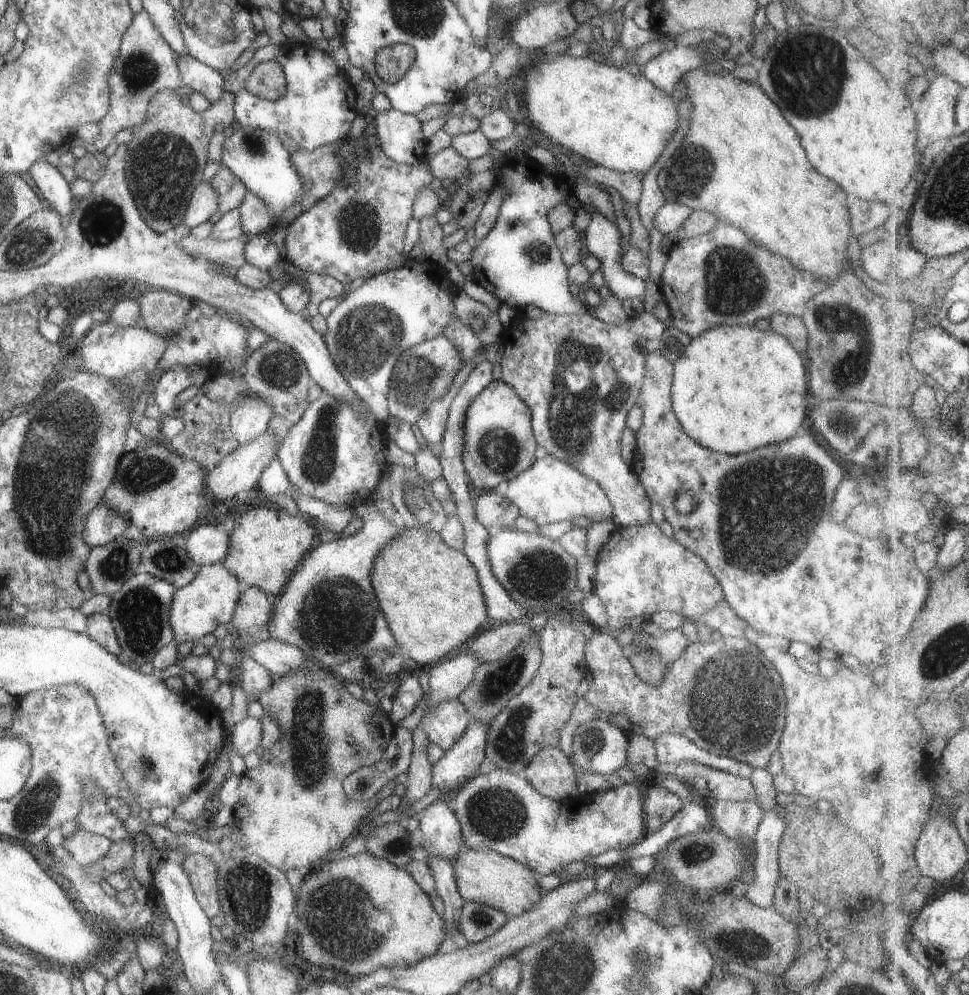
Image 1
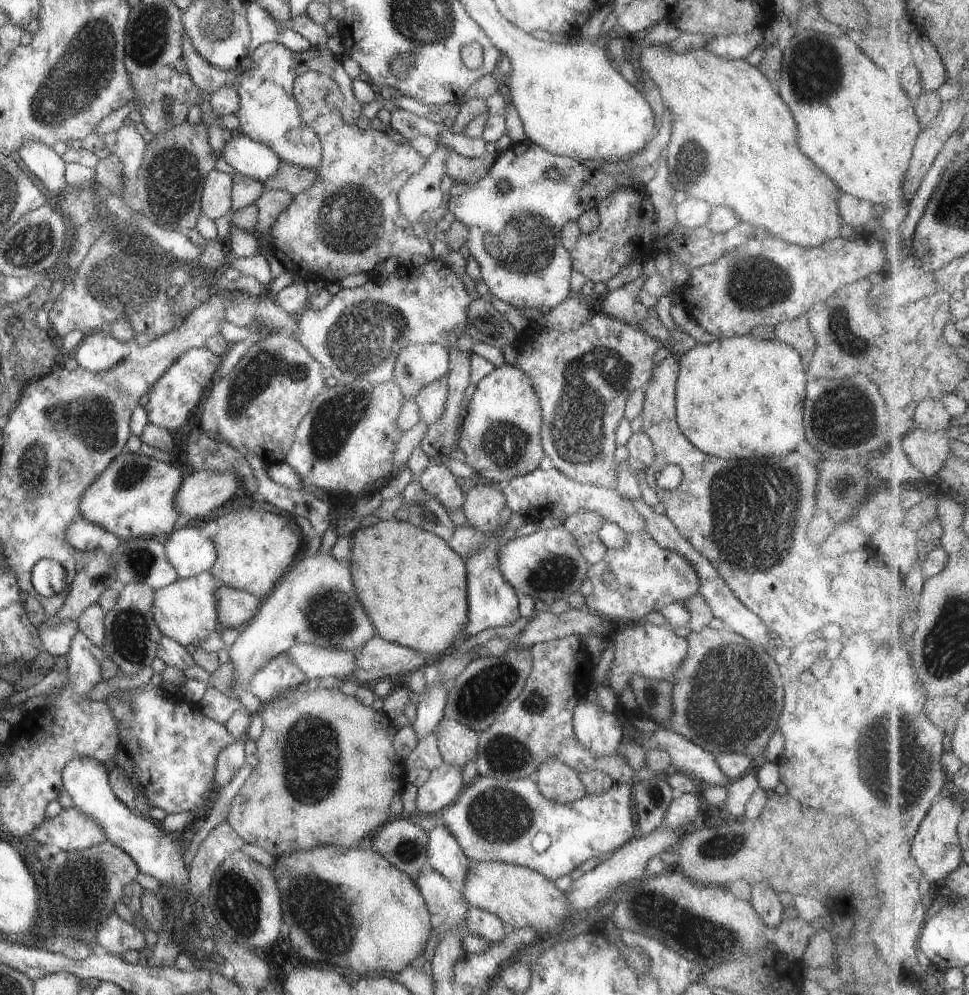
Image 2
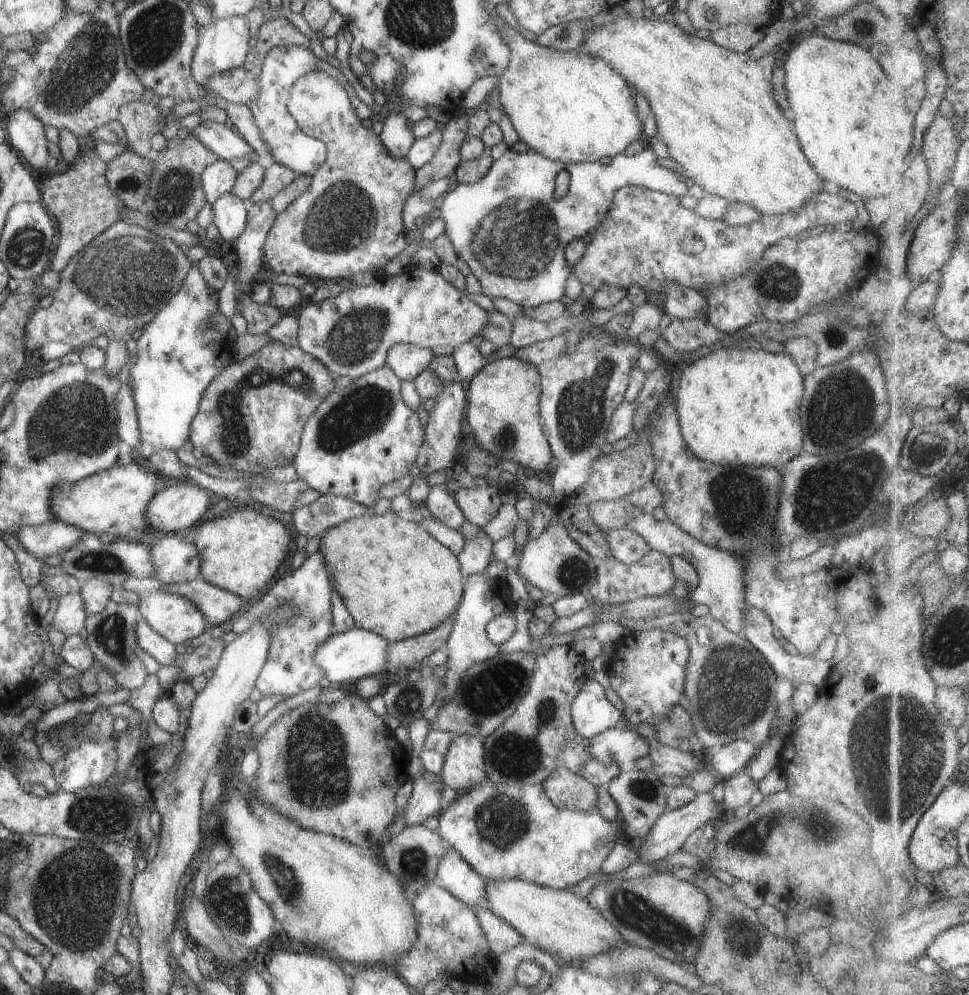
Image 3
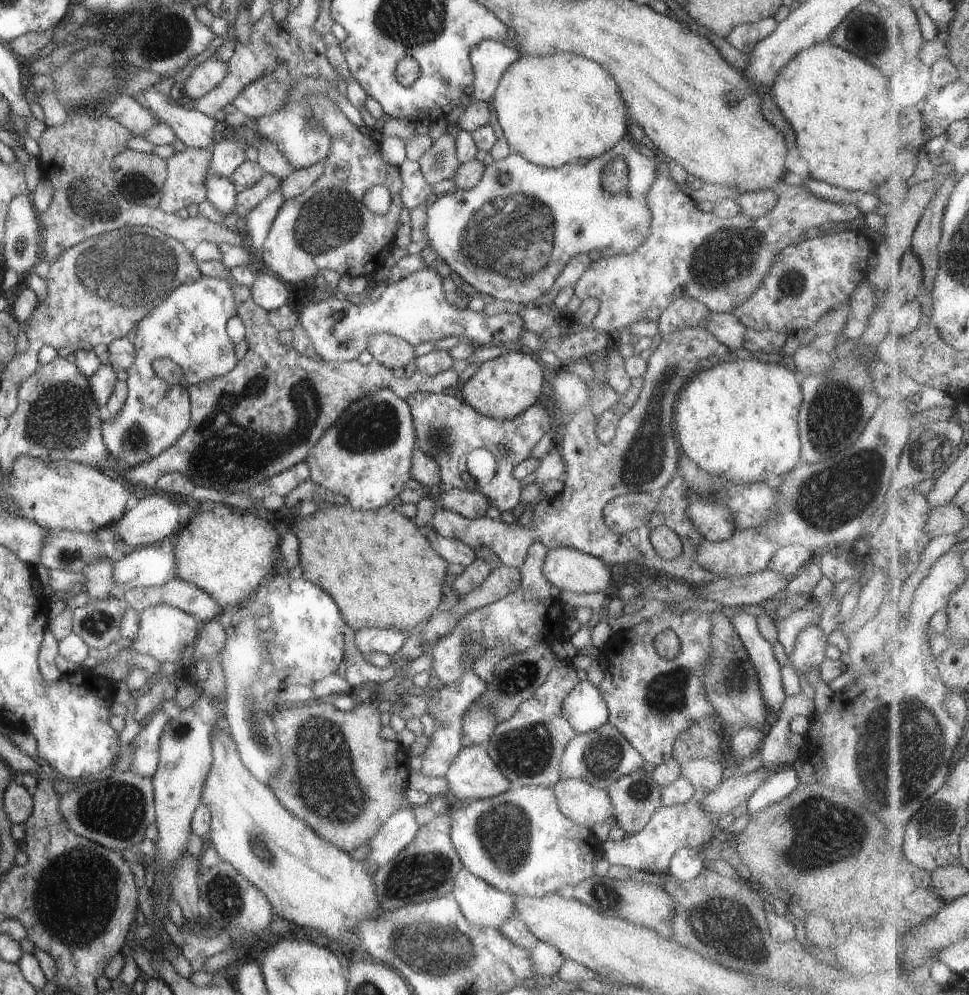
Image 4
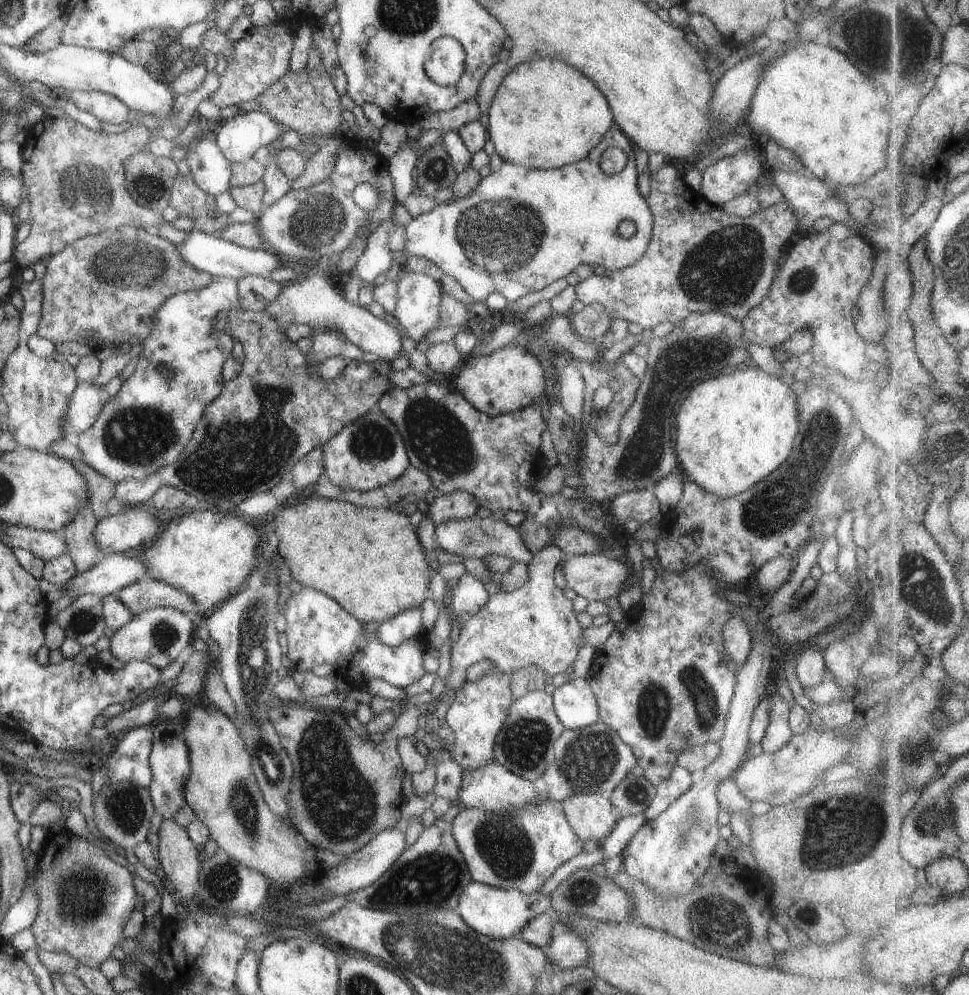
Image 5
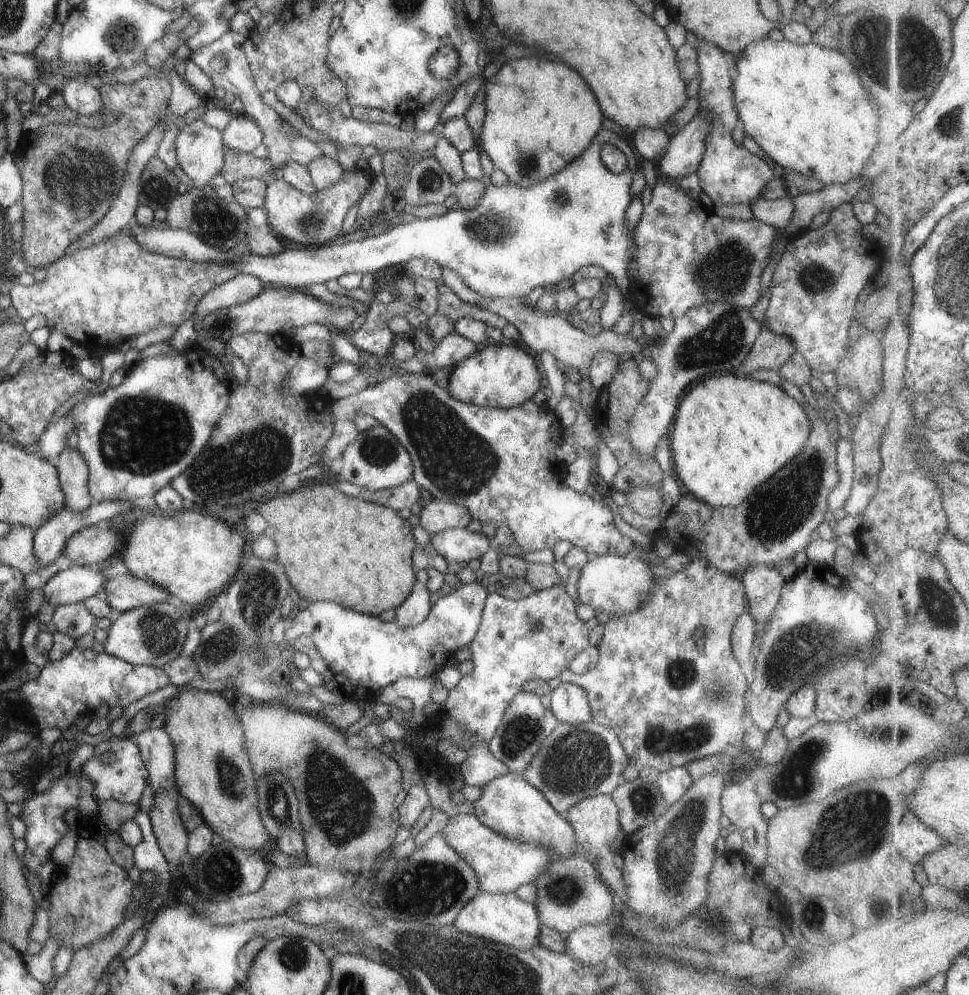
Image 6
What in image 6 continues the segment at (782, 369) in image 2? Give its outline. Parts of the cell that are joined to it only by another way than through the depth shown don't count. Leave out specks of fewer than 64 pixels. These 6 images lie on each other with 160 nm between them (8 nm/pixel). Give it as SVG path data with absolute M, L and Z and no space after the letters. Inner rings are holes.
M733 372L708 375L689 386L676 404L669 428L672 476L710 507L734 507L801 452L809 431L803 407L770 380L739 378Z

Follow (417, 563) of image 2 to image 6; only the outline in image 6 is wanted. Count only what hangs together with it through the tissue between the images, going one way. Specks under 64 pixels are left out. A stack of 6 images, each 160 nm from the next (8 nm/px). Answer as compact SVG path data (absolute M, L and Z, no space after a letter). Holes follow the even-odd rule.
M305 484L305 486L299 486L287 494L281 494L281 496L275 496L267 502L263 502L257 512L265 518L267 526L273 528L273 532L269 534L269 538L273 540L275 548L277 548L277 554L275 554L275 560L283 564L283 570L287 574L287 580L289 580L290 588L295 590L299 598L304 598L313 602L313 600L329 600L329 602L335 602L343 608L351 608L351 610L357 610L361 614L369 614L369 616L377 616L381 614L383 610L387 608L395 608L397 604L403 602L403 599L410 593L413 582L413 566L409 562L409 556L411 556L411 550L414 549L416 544L411 538L412 529L408 525L407 520L403 522L403 519L393 510L389 508L383 508L383 506L377 506L377 504L371 504L371 502L363 502L363 500L357 500L357 498L349 498L345 494L339 494L335 488L331 488L329 484Z

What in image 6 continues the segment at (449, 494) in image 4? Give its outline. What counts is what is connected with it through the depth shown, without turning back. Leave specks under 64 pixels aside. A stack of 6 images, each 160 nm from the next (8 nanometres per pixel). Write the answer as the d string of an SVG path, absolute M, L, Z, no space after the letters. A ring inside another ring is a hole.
M432 499L421 510L418 525L428 534L434 535L445 529L463 529L472 519L464 506L451 501Z

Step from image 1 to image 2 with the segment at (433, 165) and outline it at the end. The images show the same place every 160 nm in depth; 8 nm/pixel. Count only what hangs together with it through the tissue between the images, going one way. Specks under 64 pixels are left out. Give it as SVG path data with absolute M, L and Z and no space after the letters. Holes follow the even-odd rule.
M452 152L444 160L444 171L452 182L476 182L488 173L496 158L495 152L485 152L480 157L464 157Z

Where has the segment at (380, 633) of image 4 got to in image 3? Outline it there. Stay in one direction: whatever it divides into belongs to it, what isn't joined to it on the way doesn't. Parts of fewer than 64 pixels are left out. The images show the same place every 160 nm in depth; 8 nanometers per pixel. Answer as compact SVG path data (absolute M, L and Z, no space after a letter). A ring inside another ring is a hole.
M354 627L347 632L334 633L321 642L313 652L311 662L323 672L325 684L330 686L352 685L370 675L382 675L385 665L385 652L387 652L387 643L383 638L371 632Z

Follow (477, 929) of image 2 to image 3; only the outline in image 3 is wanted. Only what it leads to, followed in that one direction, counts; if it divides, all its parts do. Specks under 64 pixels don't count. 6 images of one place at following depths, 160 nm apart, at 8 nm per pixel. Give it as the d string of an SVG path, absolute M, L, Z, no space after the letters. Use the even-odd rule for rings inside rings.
M481 908L475 912L475 916L493 956L523 942L522 936L512 926L496 917L489 909Z

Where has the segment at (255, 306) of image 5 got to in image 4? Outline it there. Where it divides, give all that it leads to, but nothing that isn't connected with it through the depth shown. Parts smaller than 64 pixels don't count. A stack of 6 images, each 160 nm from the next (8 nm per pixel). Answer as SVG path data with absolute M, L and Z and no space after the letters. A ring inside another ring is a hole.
M263 274L255 275L251 286L247 287L251 300L263 310L270 313L279 308L282 304L292 302L292 293L289 287L277 280L275 275Z

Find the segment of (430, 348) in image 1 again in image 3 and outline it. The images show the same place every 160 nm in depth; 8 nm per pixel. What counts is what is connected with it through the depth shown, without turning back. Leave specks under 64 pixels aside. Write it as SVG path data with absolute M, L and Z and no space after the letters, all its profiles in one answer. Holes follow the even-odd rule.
M397 343L387 352L385 367L391 370L399 381L412 381L421 370L425 370L431 358L433 358L431 349L408 343Z

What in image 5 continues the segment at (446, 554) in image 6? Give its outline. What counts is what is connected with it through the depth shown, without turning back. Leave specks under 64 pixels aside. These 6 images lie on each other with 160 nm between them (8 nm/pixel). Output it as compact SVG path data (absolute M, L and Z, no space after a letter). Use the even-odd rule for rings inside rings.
M473 515L466 519L439 523L434 528L434 541L437 547L459 558L482 559L490 555L503 555L509 557L513 563L515 561L526 563L531 555L523 546L518 528L507 525L503 519L493 520L490 517L480 519Z

